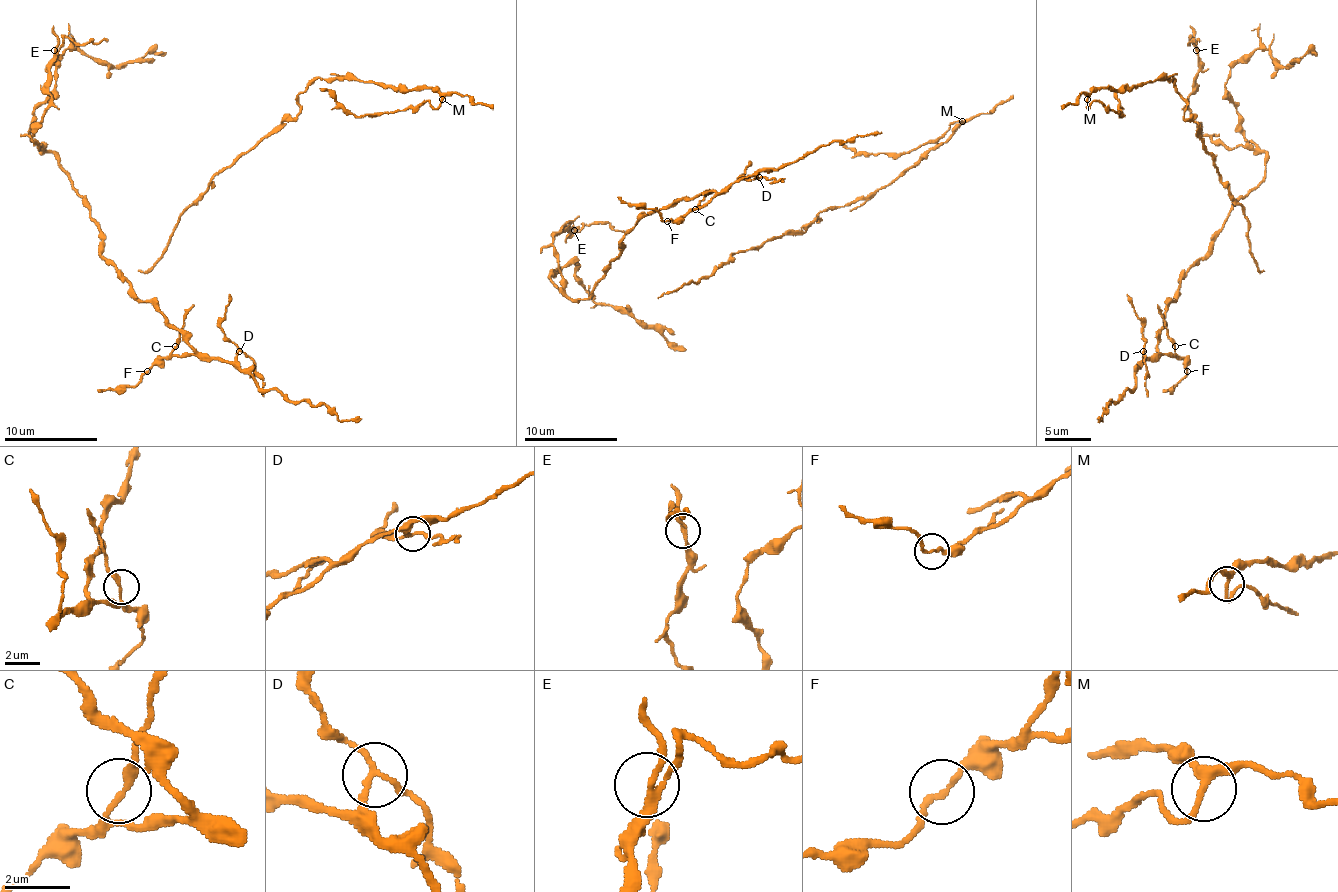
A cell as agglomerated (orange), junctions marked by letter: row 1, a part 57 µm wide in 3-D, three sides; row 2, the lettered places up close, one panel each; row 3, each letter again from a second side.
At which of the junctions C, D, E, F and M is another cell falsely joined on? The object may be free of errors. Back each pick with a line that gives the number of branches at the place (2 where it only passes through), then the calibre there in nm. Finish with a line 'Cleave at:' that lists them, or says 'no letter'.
D: 3 | 150 nm
Cleave at: D

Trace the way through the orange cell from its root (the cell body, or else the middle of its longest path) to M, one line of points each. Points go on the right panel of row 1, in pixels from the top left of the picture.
M: (1247, 220), (1205, 150), (1201, 127), (1184, 116), (1187, 104), (1173, 78), (1117, 90), (1098, 88), (1087, 99)

